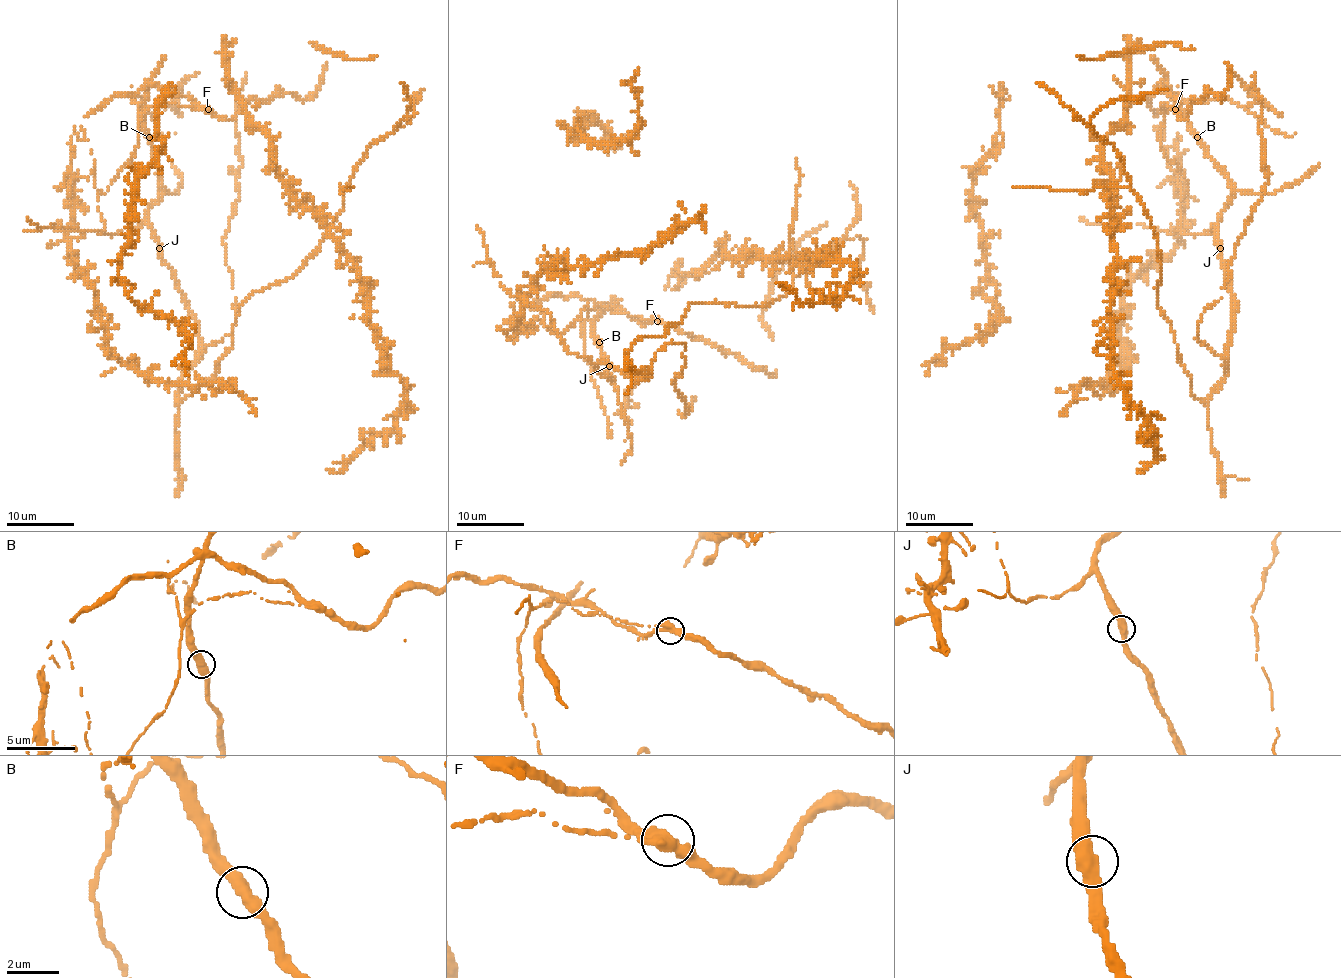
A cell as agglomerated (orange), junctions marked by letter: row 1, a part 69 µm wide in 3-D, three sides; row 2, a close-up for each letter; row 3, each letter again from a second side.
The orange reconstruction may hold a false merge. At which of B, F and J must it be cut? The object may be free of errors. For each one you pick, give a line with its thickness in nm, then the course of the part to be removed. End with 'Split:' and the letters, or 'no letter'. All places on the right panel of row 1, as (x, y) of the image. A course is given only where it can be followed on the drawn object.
F: 480 nm
Split: F

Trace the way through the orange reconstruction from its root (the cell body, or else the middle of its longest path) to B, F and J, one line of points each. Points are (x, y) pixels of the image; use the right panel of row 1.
B: (1162, 82), (1167, 82), (1187, 127), (1197, 137)
F: (1162, 82), (1160, 85), (1177, 100), (1175, 109)
J: (1162, 82), (1167, 82), (1187, 127), (1225, 176), (1232, 191), (1232, 201), (1220, 213), (1220, 248)

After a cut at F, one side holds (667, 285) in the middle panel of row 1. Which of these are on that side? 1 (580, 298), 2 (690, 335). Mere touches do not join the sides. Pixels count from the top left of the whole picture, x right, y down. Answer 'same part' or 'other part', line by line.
1: other part
2: other part

